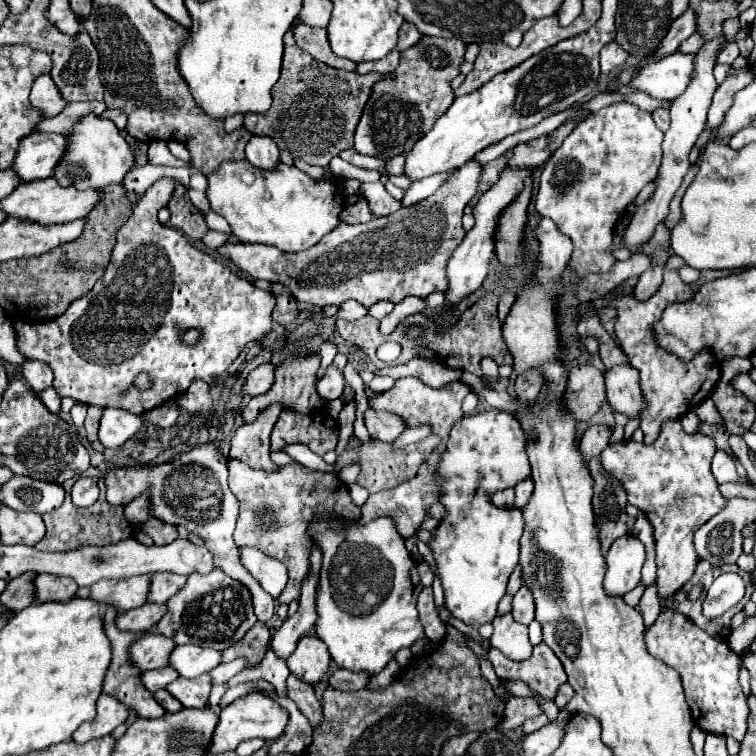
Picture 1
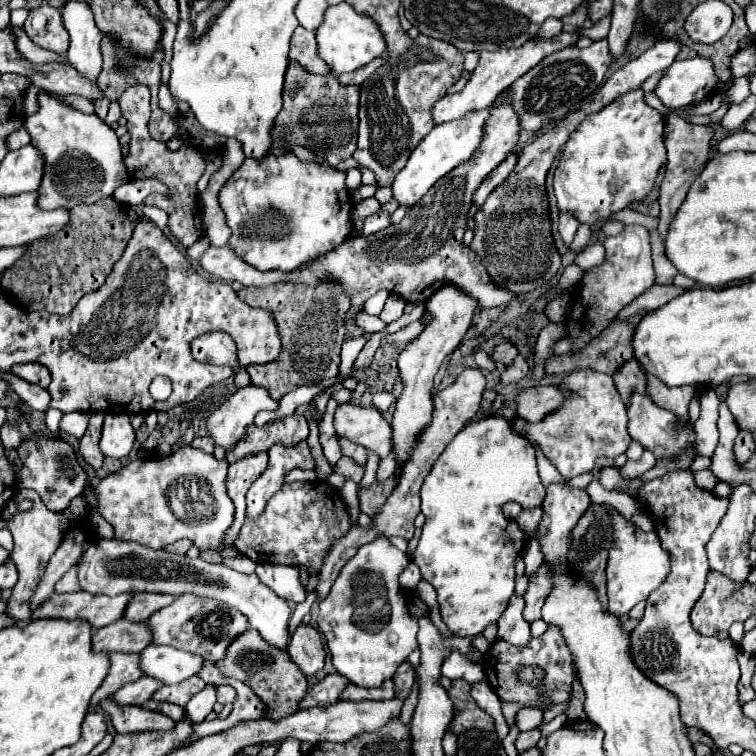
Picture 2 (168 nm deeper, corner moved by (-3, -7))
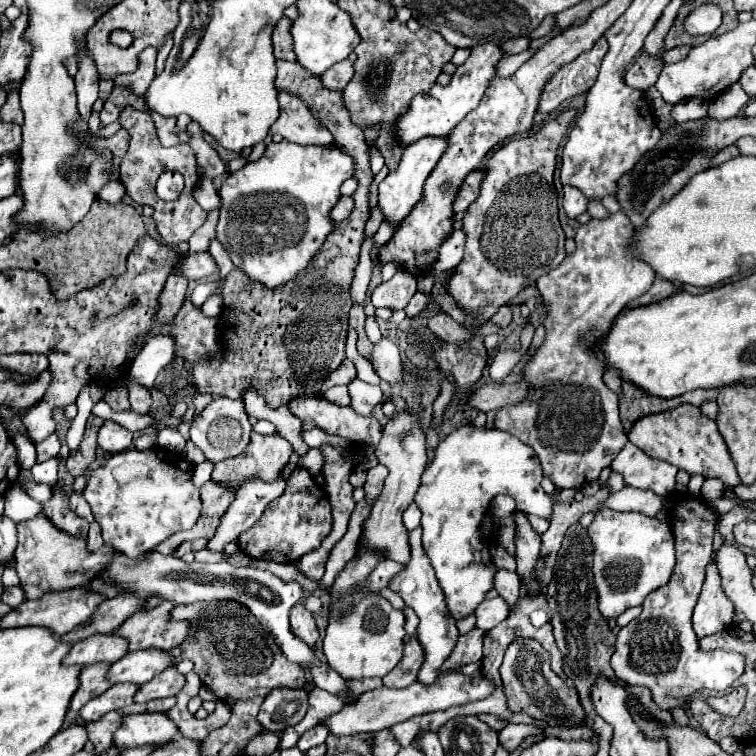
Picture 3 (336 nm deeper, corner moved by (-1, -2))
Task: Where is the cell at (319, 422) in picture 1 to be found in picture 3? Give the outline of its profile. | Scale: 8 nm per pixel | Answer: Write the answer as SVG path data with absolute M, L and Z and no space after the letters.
M279 473L279 477L275 481L271 481L271 483L267 483L267 481L259 479L259 477L247 479L239 487L237 497L233 501L233 507L229 505L229 509L227 509L215 537L207 543L207 547L211 551L223 551L223 547L229 541L237 541L243 531L247 531L249 527L253 527L259 521L265 507L273 499L277 499L283 491L285 491L283 473Z

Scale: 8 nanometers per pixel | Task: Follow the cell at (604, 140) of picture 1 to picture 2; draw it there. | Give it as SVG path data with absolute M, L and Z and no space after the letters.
M643 90L627 92L615 98L615 102L603 106L603 110L589 114L577 126L575 134L571 134L571 138L567 140L559 166L555 168L553 188L555 188L559 212L569 212L579 222L591 226L593 222L601 218L609 218L613 212L627 208L633 200L643 200L653 190L657 172L661 164L667 160L665 144L663 144L663 128L665 128L665 118L655 108L645 104Z

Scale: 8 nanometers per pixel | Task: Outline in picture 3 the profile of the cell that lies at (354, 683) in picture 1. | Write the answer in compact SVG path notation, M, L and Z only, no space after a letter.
M279 687L273 689L261 705L259 721L265 731L281 733L289 725L297 725L309 707L309 689Z

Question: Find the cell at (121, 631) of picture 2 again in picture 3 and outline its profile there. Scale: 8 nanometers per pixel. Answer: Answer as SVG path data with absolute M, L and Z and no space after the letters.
M95 633L91 637L87 637L85 641L79 641L73 645L73 649L69 651L69 655L65 657L65 665L77 663L77 665L91 665L97 661L107 661L113 663L117 659L121 659L127 653L129 641L115 635L115 633Z

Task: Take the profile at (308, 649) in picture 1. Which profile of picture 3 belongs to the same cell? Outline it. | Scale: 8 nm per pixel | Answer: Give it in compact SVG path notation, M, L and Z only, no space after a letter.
M297 603L293 609L291 609L291 629L297 637L301 637L309 647L315 647L317 639L319 639L319 631L317 631L317 625L315 625L315 619L313 615L301 605Z

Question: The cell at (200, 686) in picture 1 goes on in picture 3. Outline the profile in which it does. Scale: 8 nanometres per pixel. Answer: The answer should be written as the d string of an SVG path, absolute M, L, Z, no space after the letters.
M171 667L171 669L165 669L165 673L153 677L153 681L145 683L135 697L135 703L147 703L151 699L173 697L183 687L185 687L185 675L181 675L175 667Z

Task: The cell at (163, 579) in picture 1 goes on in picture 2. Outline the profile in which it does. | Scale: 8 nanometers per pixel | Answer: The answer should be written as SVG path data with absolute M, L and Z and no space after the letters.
M135 594L123 612L129 622L145 622L153 612L169 606L175 598L167 594Z

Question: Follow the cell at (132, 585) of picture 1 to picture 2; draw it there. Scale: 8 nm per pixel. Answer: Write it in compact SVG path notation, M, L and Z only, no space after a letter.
M85 590L53 594L47 602L39 606L39 610L33 610L31 620L35 618L63 618L63 620L87 618L91 628L97 630L123 618L123 608L127 606L129 600L131 600L131 594L119 594L111 598L111 596L93 596L93 594L87 594Z

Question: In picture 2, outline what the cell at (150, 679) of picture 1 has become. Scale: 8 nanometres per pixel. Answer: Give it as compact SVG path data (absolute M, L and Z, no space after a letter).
M139 678L137 682L131 682L129 686L119 688L115 694L111 694L109 698L113 702L119 704L131 704L131 706L141 706L143 702L147 702L151 698L151 694L161 688L163 682L155 680L155 678Z

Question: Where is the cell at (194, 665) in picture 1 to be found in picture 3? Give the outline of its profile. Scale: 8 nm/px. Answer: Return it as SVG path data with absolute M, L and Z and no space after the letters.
M141 649L129 651L123 659L115 661L109 671L111 683L147 683L155 675L171 667L171 655L163 649Z

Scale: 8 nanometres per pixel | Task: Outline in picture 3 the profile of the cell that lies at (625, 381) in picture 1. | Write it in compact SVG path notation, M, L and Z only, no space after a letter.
M683 403L671 411L651 413L651 415L637 419L629 431L629 441L637 445L645 455L677 465L679 469L685 469L691 475L701 473L705 477L719 477L725 481L727 487L729 485L735 487L741 483L737 477L735 465L729 457L727 445L717 429L717 423L705 417L701 409L695 405Z

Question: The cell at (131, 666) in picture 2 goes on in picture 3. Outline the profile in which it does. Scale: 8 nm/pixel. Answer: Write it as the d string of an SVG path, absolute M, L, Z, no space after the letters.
M95 663L81 671L81 685L77 689L77 695L71 701L73 711L79 711L89 699L101 695L111 687L111 681L107 679L109 667L111 667L109 663Z

